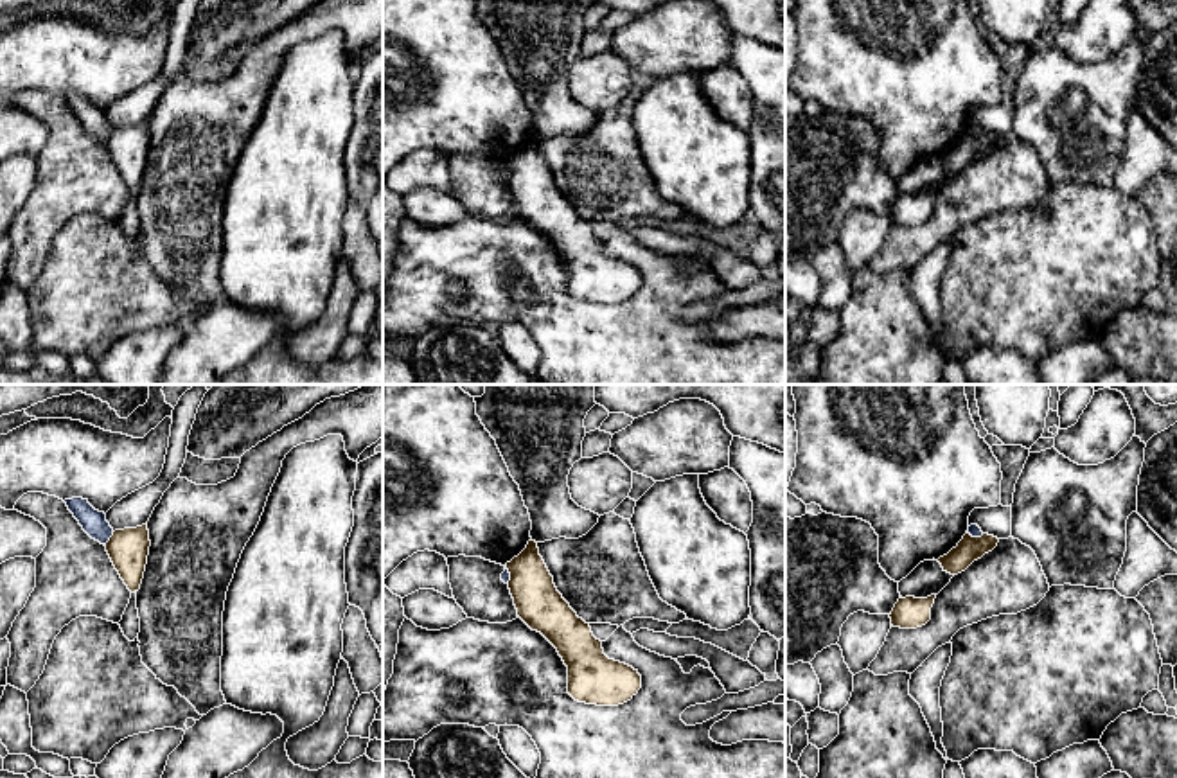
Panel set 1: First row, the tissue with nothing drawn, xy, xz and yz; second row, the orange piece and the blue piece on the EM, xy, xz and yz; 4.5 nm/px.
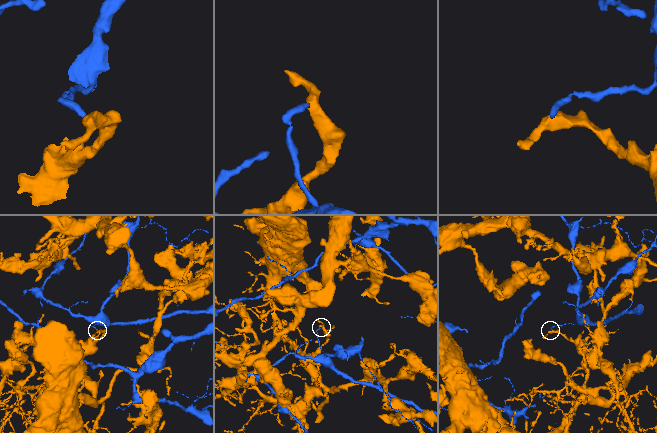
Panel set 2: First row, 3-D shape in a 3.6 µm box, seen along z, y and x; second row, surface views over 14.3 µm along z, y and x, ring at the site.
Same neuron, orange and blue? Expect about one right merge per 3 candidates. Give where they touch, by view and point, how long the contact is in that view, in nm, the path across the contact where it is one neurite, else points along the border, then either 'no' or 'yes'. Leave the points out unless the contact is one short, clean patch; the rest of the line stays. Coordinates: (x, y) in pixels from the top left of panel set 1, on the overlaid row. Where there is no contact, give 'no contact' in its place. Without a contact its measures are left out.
xy (110, 539) | 80 nm | no

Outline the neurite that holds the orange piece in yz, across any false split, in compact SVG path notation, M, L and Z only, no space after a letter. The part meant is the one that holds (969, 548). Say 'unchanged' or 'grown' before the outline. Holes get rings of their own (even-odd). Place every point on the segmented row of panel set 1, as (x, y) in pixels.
unchanged; M969 532L947 555L940 557L943 571L958 575L965 571L974 561L981 559L985 553L997 546L999 539L988 534L981 537L972 537Z

